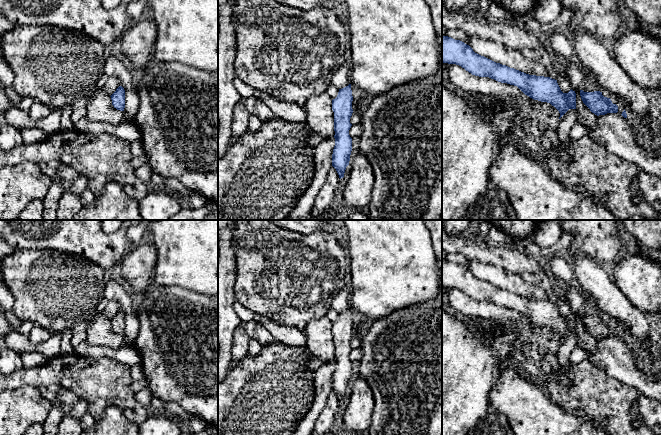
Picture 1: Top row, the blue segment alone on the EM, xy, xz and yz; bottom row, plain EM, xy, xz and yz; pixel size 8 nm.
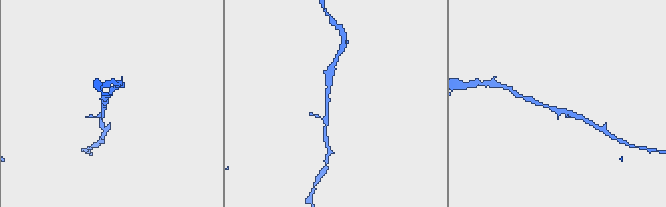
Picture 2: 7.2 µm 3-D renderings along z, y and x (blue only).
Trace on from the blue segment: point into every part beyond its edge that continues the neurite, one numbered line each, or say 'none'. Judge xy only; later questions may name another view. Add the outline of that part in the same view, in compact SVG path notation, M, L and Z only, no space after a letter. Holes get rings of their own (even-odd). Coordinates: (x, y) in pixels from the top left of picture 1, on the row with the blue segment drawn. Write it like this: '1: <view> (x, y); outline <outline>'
none

